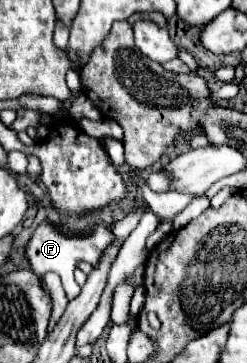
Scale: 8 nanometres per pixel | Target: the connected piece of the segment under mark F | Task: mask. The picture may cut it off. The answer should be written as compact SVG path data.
M44 220L36 226L36 230L32 232L32 238L26 246L26 260L28 260L28 266L32 272L36 272L36 276L44 276L48 270L56 272L60 278L62 278L62 286L66 290L66 296L68 300L74 300L78 294L80 294L80 286L76 284L74 280L74 268L76 268L76 262L78 260L86 260L88 264L96 264L102 250L112 242L112 232L110 228L100 222L94 230L90 230L90 234L86 236L70 236L68 232L64 232L60 228L60 224L56 222L50 222L50 220Z

